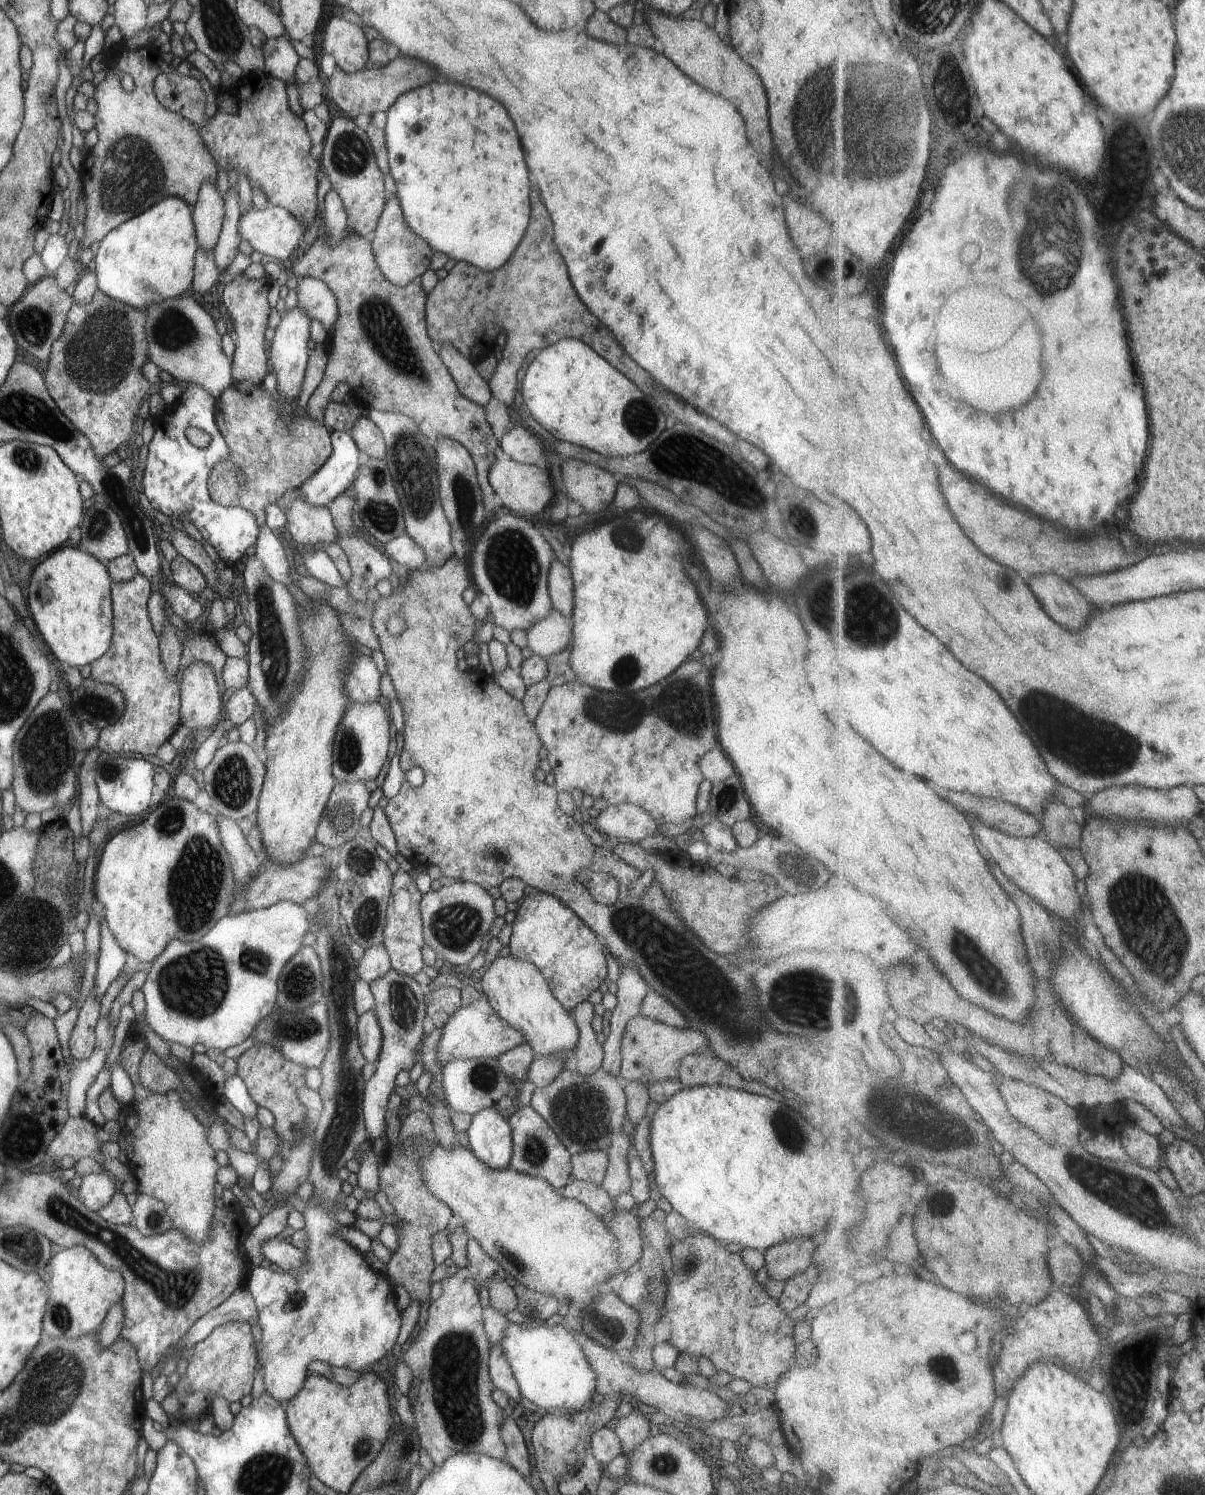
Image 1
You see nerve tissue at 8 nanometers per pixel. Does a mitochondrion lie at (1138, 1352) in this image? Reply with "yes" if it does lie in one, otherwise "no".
no

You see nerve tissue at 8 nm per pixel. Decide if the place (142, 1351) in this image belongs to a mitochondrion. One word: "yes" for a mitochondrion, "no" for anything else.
no

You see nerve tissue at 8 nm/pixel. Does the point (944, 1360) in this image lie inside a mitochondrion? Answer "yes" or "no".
yes

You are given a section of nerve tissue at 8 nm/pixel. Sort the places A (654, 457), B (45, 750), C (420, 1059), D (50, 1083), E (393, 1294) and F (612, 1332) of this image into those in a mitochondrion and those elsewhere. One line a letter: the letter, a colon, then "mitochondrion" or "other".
A: mitochondrion
B: mitochondrion
C: other
D: other
E: other
F: other

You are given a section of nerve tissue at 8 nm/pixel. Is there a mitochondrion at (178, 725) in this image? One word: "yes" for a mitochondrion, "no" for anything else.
no

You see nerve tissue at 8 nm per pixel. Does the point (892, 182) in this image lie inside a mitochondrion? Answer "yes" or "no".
yes

